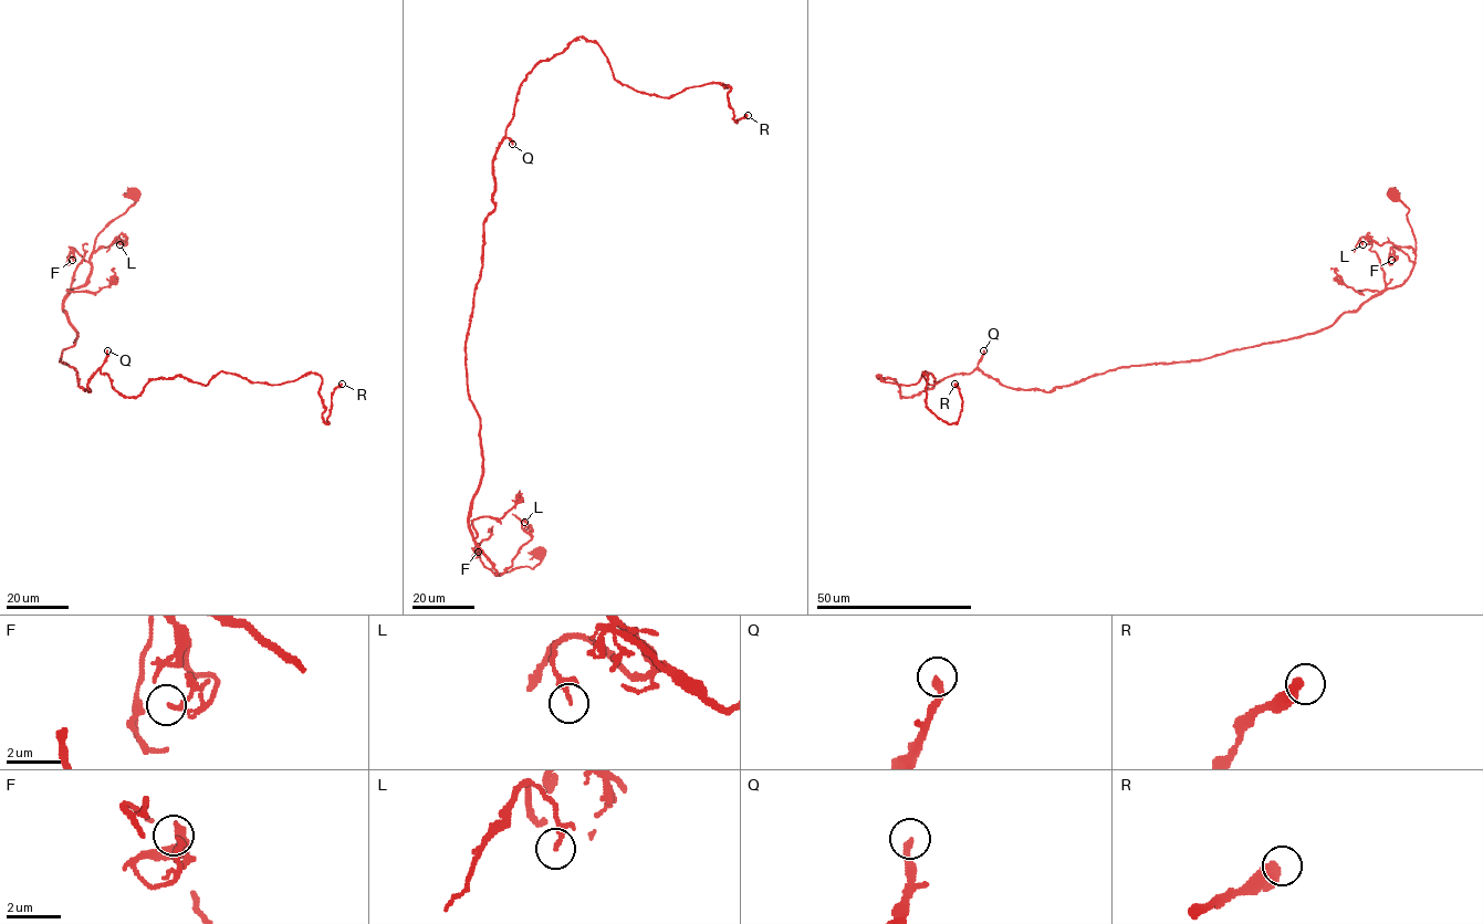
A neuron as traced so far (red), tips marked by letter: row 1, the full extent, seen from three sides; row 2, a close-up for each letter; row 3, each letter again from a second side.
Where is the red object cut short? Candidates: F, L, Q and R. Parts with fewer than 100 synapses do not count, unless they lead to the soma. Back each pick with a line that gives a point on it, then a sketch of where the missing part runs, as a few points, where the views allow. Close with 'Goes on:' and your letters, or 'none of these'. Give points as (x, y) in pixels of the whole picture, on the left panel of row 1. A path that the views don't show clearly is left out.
Q: (107, 350) | (107, 350), (163, 239), (145, 197), (166, 172), (171, 113), (139, 102), (171, 98), (160, 63)
Goes on: Q

